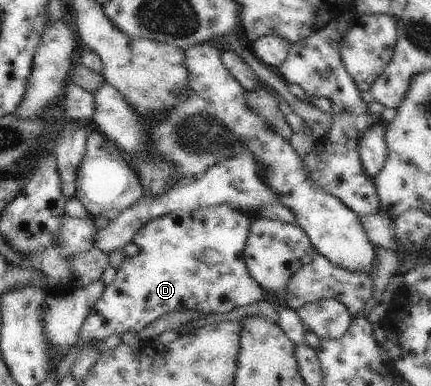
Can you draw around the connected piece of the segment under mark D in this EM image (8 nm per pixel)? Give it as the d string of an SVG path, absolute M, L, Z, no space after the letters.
M212 205L197 211L185 211L180 209L148 223L144 228L141 228L132 239L132 242L139 246L139 253L136 256L126 257L125 260L123 260L121 267L116 270L117 275L115 276L115 280L104 288L101 297L92 305L89 315L85 318L83 325L81 326L78 339L90 339L90 341L98 339L99 341L103 341L114 338L117 335L123 336L130 331L139 333L141 330L144 330L147 326L150 326L155 322L155 320L176 311L192 310L193 312L197 312L198 315L209 315L214 313L223 314L229 313L235 308L243 308L243 306L263 300L265 294L263 288L251 277L244 258L244 249L247 238L249 237L248 233L251 222L252 221L247 216L247 212L240 210L237 207L232 207L230 205Z

